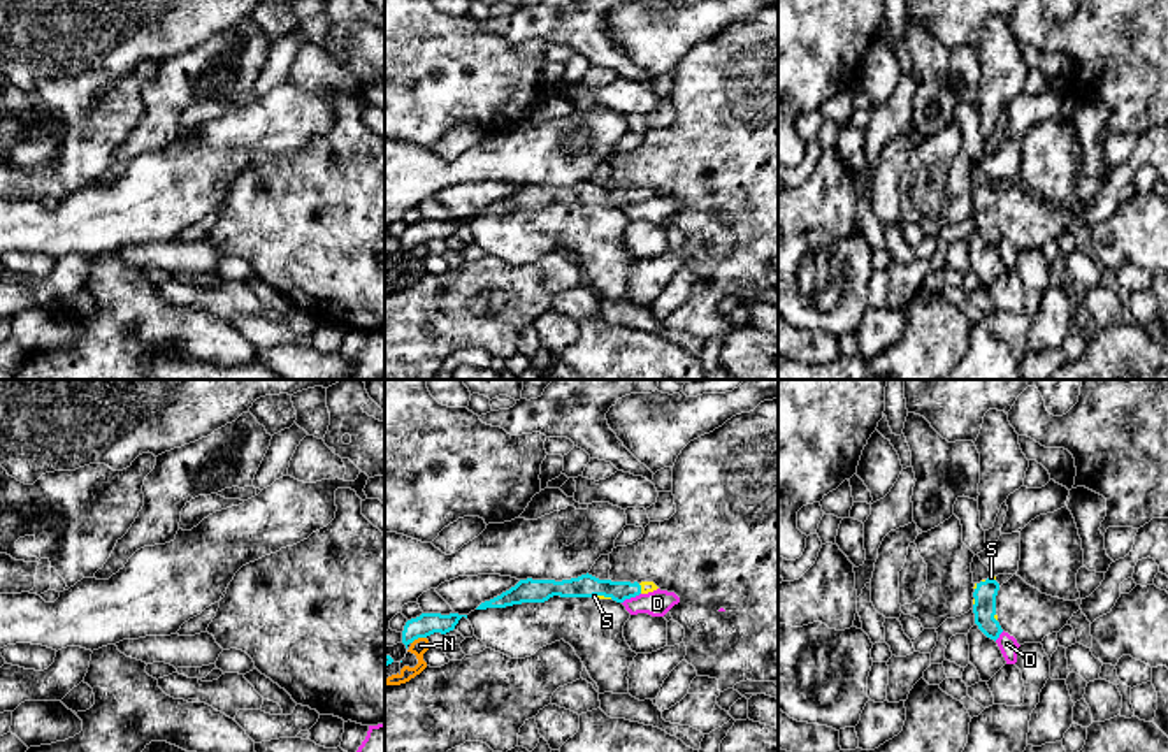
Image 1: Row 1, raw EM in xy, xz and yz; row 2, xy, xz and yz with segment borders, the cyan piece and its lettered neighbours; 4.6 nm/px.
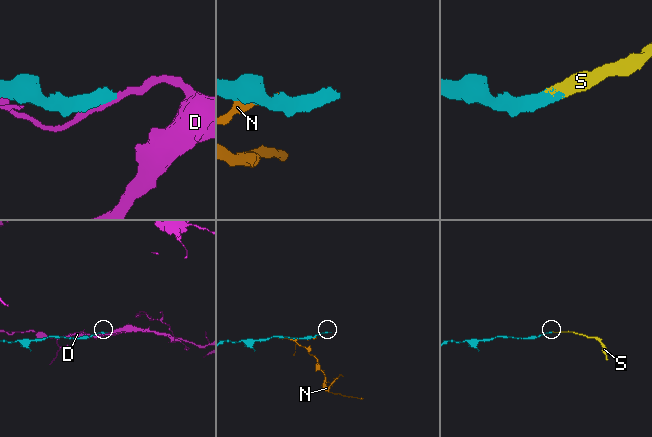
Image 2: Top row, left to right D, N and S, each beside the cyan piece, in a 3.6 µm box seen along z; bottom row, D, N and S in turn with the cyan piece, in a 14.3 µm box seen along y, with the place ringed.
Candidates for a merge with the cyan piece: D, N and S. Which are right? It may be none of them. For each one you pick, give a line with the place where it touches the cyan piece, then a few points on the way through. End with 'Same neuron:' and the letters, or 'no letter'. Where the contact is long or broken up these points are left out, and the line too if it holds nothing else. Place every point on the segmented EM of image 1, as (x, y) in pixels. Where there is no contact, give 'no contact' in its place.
S: xz (603, 594) | across xz (585, 585), (596, 587), (603, 594), (594, 596)
Same neuron: S

